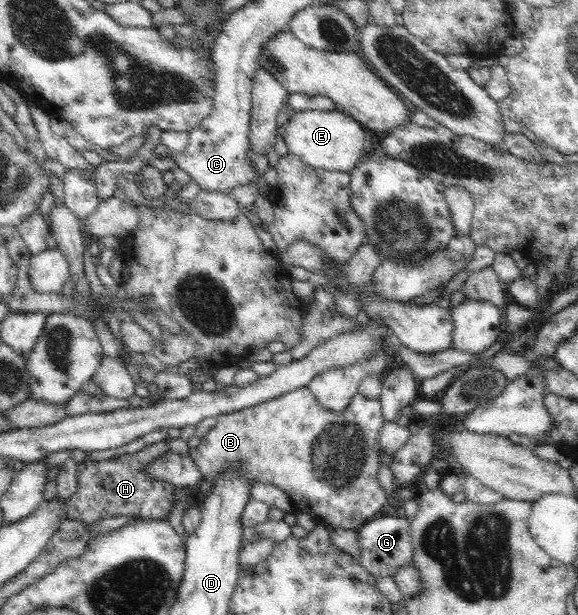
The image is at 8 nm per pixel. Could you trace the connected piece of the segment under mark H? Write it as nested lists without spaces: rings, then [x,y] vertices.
[[[162,440],[133,454],[117,455],[99,462],[92,461],[90,453],[87,453],[84,461],[78,464],[78,489],[63,507],[65,517],[84,525],[93,525],[98,519],[121,515],[140,516],[147,520],[164,519],[171,512],[176,487],[168,482],[152,480],[146,476],[144,467],[170,451],[166,440]]]

